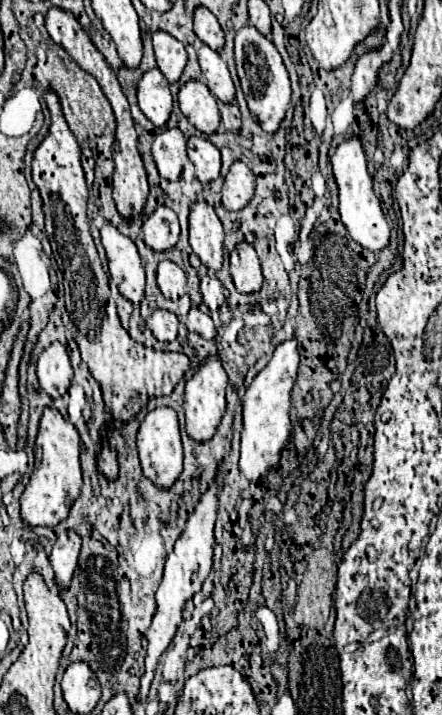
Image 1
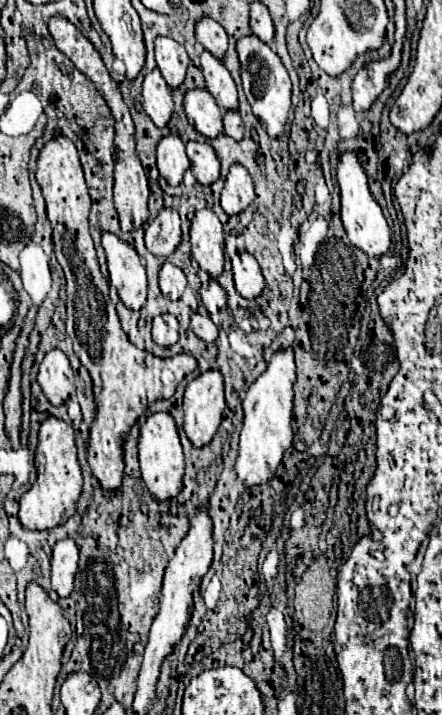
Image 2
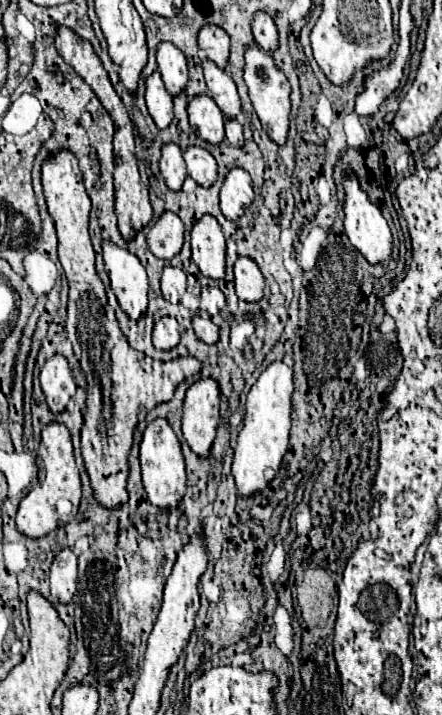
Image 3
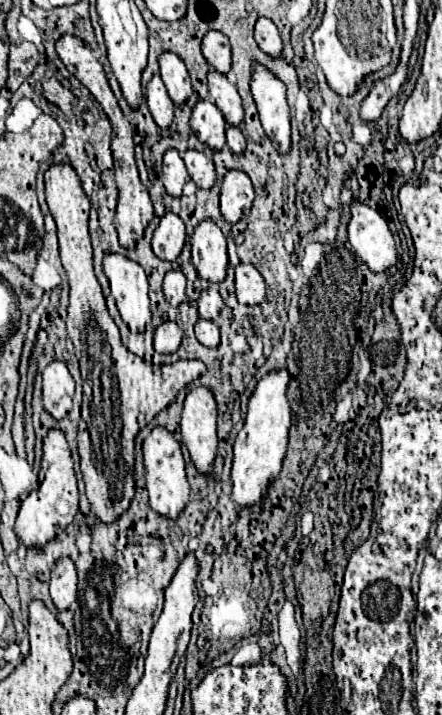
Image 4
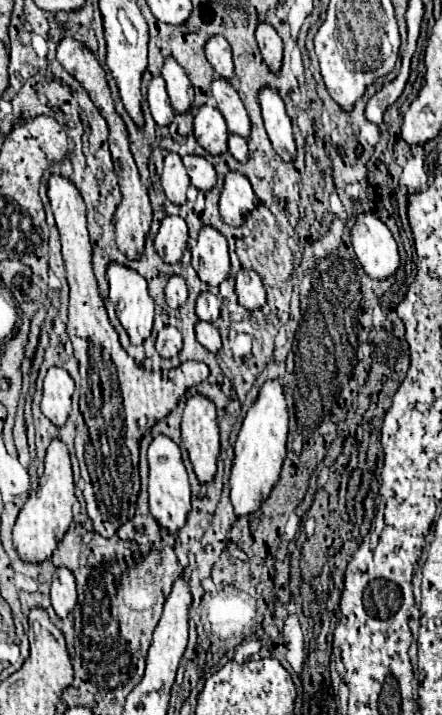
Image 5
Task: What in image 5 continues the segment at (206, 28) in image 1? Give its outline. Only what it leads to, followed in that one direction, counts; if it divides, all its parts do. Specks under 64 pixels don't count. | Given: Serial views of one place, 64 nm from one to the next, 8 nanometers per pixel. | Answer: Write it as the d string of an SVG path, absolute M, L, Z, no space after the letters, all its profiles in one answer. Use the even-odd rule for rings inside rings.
M212 36L206 42L204 52L206 52L208 62L216 70L216 74L230 80L232 74L234 74L234 66L232 66L232 52L230 52L228 40L224 36Z

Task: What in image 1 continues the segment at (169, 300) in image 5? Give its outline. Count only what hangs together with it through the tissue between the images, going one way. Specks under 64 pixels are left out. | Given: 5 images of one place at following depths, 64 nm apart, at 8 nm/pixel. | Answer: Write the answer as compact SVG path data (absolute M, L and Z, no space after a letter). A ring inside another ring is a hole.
M162 260L158 264L156 280L158 280L160 292L170 300L178 300L186 290L186 276L184 276L182 268L170 260Z

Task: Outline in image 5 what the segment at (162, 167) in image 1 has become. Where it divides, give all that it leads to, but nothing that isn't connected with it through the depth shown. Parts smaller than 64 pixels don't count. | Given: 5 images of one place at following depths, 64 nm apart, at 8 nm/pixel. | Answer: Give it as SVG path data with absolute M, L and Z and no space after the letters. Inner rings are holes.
M170 152L164 158L164 172L162 172L162 188L170 202L184 204L186 202L186 190L190 186L190 178L186 174L186 168L182 164L182 158L176 152Z

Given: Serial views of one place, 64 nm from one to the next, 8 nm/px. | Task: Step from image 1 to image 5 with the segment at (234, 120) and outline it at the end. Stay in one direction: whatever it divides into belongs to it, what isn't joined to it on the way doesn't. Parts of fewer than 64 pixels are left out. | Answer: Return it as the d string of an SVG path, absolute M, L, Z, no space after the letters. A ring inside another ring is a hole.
M228 134L228 150L230 154L240 160L240 162L246 162L248 158L248 146L246 146L246 140L242 136L236 136L236 134Z

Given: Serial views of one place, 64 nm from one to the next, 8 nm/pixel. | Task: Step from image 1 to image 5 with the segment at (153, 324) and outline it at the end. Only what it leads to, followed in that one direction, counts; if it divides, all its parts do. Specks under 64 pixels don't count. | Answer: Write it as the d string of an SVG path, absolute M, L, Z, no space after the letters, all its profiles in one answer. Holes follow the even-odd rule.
M164 326L156 336L156 350L164 358L172 358L182 348L182 334L174 326Z

